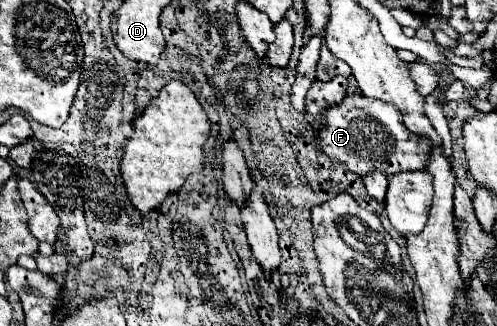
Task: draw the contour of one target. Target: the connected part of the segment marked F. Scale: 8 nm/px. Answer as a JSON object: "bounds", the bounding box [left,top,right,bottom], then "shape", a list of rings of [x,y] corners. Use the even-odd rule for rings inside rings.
{"bounds":[315,94,431,178],"shape":[[[347,94],[339,104],[333,104],[323,112],[323,120],[325,122],[315,124],[317,148],[331,160],[339,160],[339,164],[355,172],[359,178],[375,170],[385,176],[423,170],[431,156],[431,142],[425,136],[407,132],[401,112],[393,104],[371,100],[361,94]]]}

